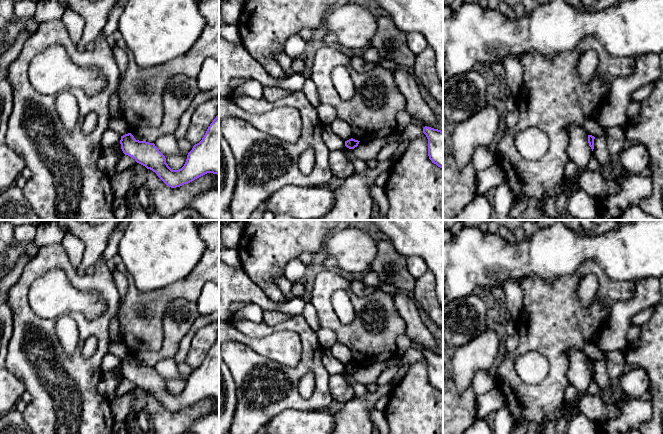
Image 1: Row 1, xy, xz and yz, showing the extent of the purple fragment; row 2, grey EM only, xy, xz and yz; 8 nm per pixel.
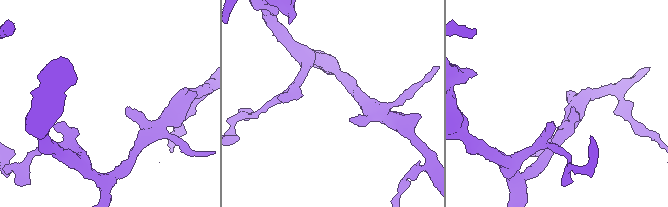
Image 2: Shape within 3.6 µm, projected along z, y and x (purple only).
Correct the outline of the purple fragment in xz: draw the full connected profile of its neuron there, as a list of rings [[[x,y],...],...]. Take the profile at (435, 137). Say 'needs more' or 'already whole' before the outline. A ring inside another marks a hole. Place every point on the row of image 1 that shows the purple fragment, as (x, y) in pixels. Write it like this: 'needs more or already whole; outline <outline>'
already whole; outline [[[425,126],[423,133],[428,139],[428,156],[432,163],[443,168],[443,131]]]

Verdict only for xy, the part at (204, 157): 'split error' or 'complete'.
complete

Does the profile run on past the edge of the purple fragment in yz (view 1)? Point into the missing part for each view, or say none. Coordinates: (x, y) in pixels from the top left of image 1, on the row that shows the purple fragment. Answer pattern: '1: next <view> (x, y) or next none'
1: next none

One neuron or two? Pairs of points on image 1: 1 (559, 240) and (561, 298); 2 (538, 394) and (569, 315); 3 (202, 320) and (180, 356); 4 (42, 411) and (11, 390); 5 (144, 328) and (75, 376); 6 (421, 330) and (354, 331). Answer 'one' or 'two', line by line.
1: two
2: one
3: one
4: two
5: two
6: two

